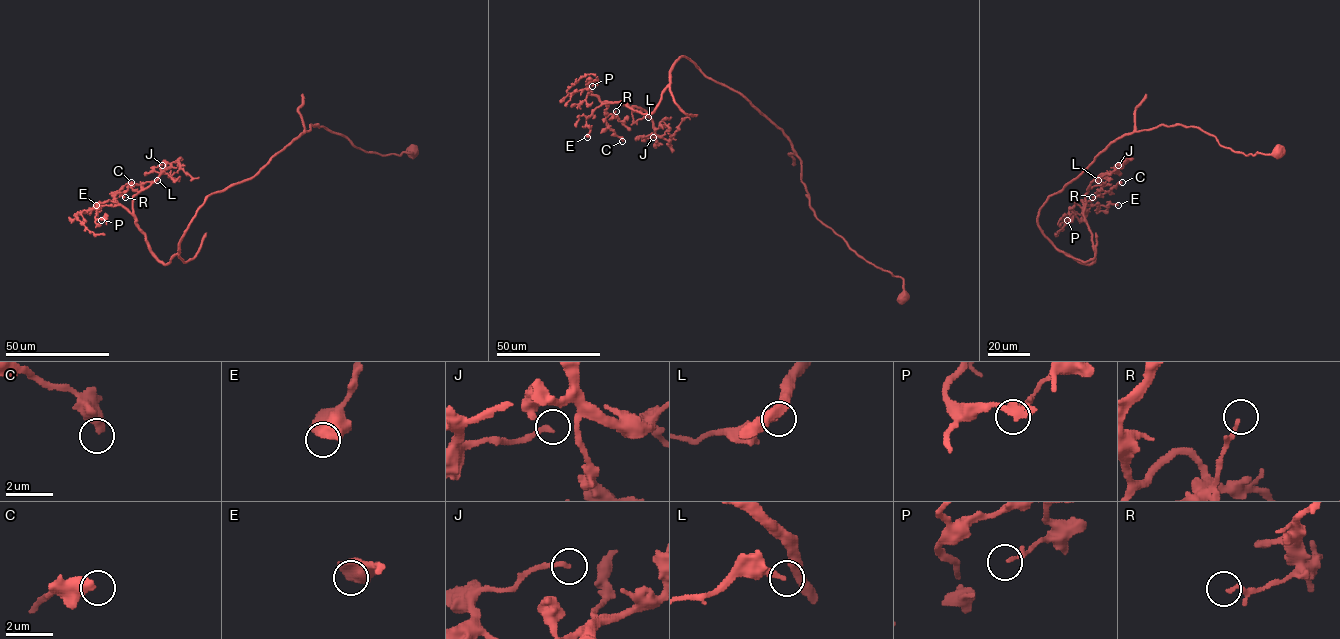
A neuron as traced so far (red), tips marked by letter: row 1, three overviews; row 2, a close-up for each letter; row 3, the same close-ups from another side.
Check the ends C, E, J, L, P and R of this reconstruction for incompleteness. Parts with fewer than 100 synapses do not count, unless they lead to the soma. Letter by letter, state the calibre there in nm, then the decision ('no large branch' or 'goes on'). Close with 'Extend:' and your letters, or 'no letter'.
C: 500 nm | no large branch
E: 650 nm | no large branch
J: 200 nm | no large branch
L: 140 nm | no large branch
P: 150 nm | no large branch
R: 170 nm | no large branch
Extend: no letter

